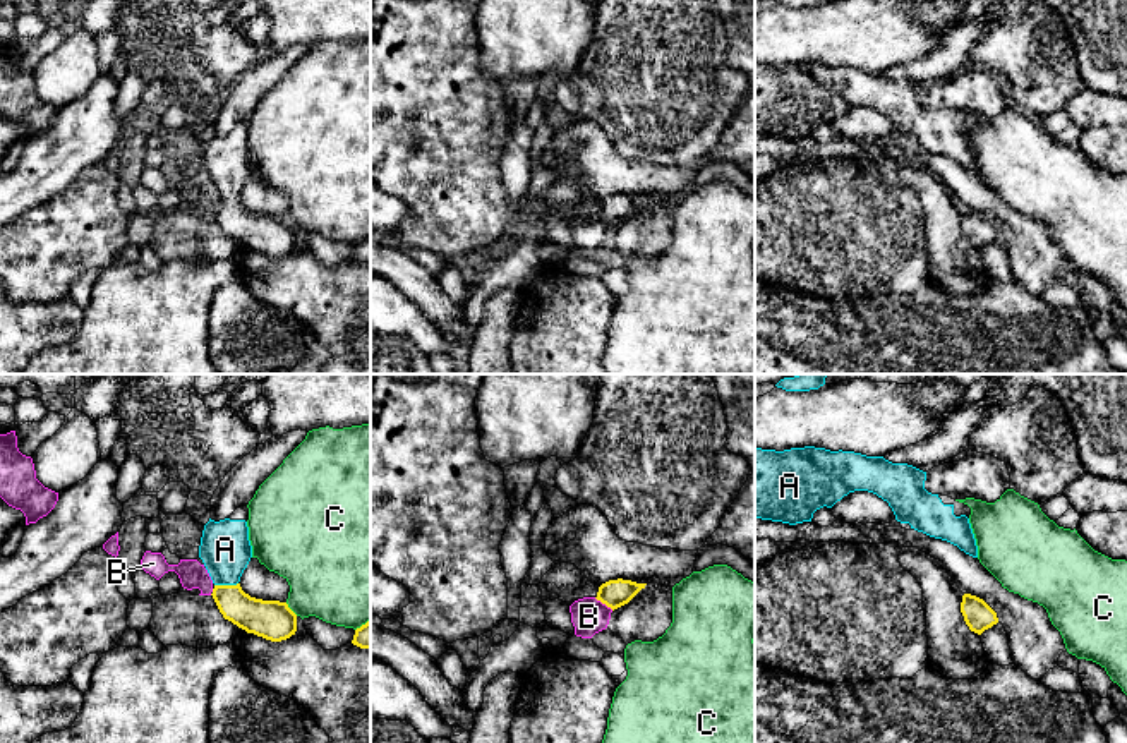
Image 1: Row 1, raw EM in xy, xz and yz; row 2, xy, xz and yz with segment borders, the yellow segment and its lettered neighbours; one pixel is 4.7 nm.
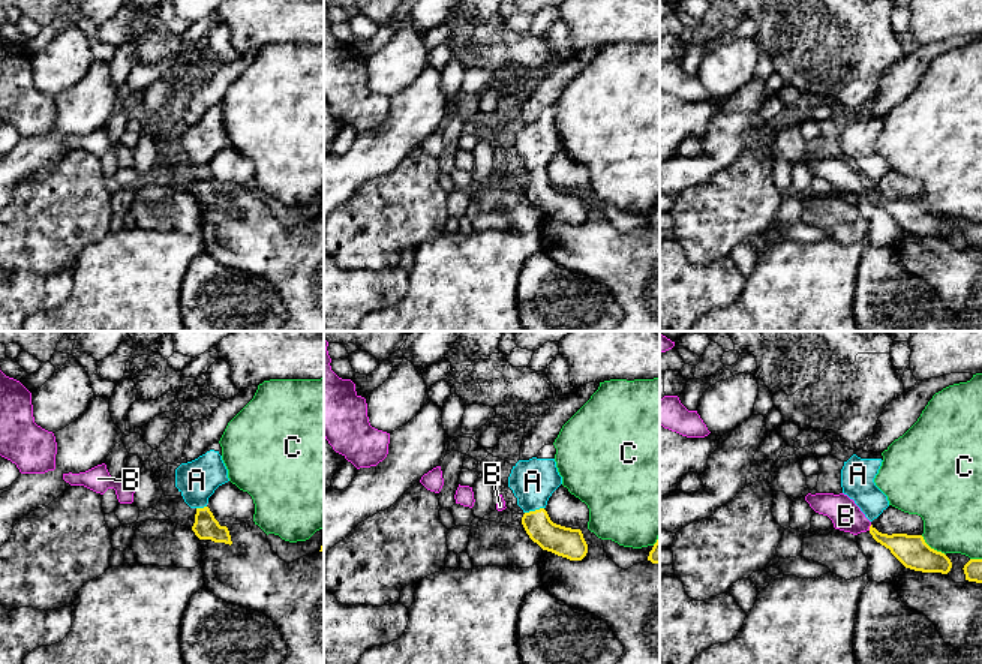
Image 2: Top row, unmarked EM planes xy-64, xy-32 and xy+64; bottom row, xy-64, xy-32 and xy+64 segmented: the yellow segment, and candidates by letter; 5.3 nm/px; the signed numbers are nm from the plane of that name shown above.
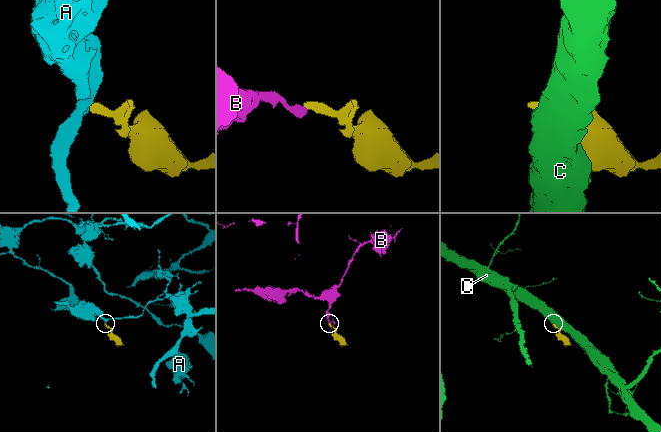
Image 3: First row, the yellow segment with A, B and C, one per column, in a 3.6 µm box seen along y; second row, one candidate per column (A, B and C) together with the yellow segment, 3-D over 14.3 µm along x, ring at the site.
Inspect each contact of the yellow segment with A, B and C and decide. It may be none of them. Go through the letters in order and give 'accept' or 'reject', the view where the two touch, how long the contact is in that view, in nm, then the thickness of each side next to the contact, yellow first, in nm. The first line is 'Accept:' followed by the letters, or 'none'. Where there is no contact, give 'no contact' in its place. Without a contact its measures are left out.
Accept: A
A: accept; contact in xy; length 110 nm; calibres 180 and 240 nm
B: reject; contact in xz; length 110 nm; calibres 130 and 170 nm
C: reject; contact in xy; length 90 nm; calibres 190 and 420 nm

